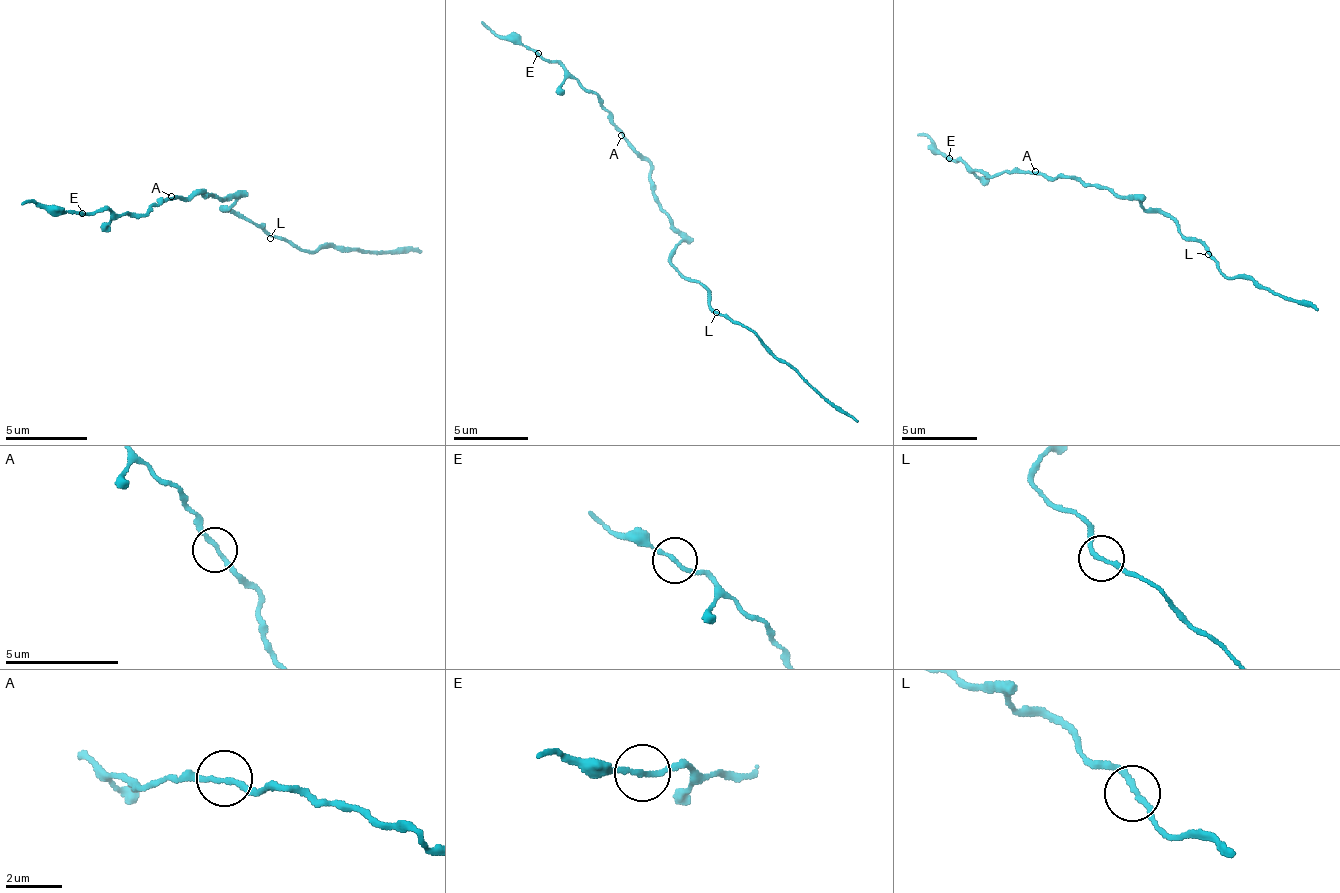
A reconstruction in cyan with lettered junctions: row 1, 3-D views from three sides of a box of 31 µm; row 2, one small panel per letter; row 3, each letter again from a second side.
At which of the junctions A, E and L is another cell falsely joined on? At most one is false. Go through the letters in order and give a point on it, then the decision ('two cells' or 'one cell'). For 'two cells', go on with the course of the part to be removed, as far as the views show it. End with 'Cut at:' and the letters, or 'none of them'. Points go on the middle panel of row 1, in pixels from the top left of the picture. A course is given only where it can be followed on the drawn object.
A: place (621, 135); one cell
E: place (538, 53); one cell
L: place (716, 312); one cell
Cut at: none of them

